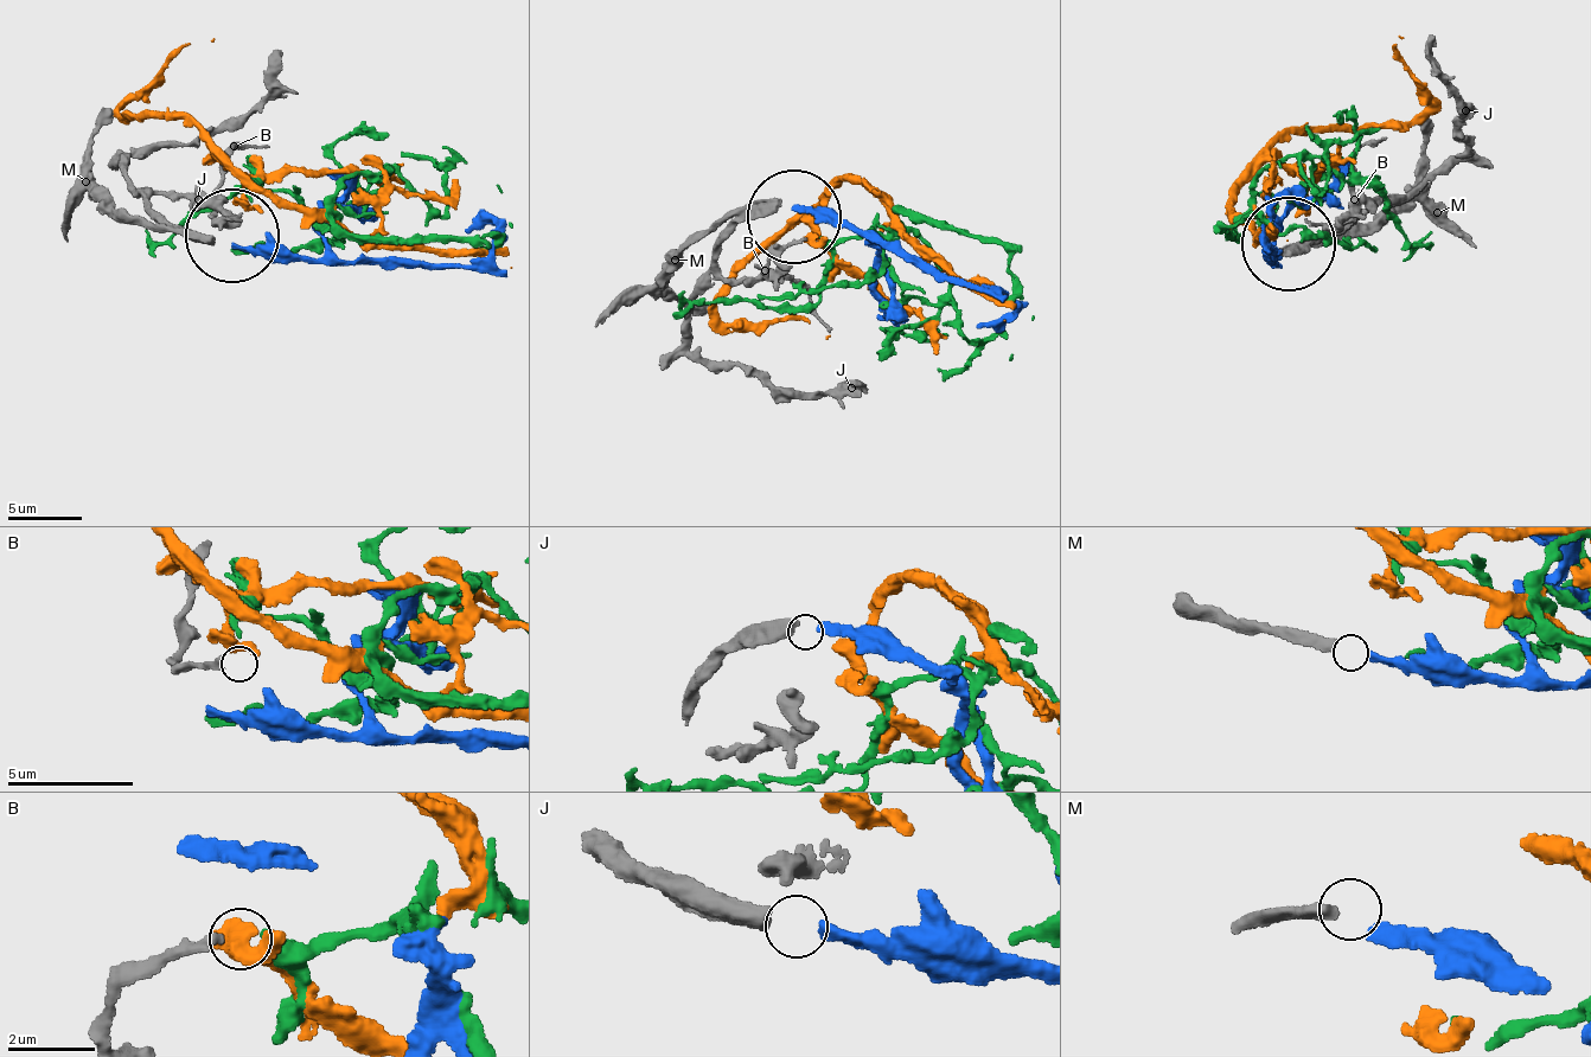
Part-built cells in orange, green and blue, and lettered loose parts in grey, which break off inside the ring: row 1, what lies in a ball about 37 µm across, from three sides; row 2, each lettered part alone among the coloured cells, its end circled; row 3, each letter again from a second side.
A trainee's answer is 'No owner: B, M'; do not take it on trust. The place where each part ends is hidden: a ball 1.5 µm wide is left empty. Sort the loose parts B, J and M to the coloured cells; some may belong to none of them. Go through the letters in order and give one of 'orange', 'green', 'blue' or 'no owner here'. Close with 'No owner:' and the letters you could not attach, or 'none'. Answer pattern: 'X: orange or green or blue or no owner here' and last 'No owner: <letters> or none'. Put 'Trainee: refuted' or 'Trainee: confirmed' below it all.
B: no owner here
J: blue
M: no owner here
No owner: B, M
Trainee: confirmed

